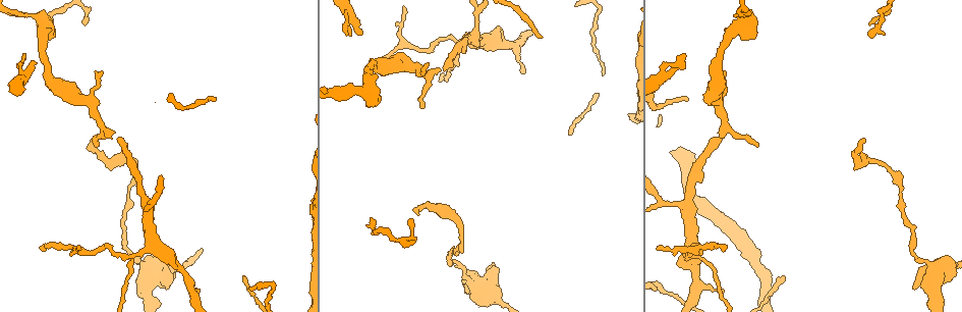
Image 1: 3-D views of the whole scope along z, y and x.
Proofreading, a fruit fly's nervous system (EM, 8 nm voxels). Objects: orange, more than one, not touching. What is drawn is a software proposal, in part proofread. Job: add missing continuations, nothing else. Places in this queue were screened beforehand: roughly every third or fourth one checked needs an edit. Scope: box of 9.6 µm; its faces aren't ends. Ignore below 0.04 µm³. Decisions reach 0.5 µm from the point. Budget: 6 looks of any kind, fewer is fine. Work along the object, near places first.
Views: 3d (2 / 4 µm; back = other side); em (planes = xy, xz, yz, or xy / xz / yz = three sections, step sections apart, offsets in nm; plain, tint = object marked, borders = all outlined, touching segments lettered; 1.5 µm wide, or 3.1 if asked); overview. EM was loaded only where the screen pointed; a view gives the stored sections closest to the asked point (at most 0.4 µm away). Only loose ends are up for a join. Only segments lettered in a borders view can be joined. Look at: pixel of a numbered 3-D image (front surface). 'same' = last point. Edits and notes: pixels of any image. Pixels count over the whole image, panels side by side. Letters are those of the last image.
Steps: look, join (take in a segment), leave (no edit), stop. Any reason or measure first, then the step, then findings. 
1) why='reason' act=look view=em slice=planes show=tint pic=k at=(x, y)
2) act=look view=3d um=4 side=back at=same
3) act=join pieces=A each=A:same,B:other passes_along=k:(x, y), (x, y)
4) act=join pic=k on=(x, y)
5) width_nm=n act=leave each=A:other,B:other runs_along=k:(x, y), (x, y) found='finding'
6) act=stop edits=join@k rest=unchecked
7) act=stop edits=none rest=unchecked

why='free end' act=look view=em slice=planes show=borders pic=1 at=(914, 288)

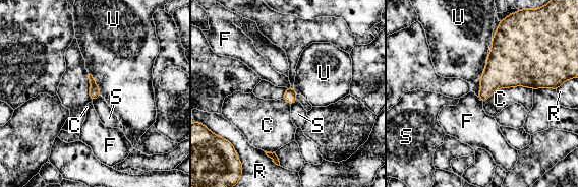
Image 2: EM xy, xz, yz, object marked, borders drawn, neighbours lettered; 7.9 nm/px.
act=leave each=C:other,F:other,R:other,S:other,U:other border=2:(101, 96), (93, 102) found='none of them fits'

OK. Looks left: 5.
act=look view=3d um=2 pic=1 at=(865, 141)

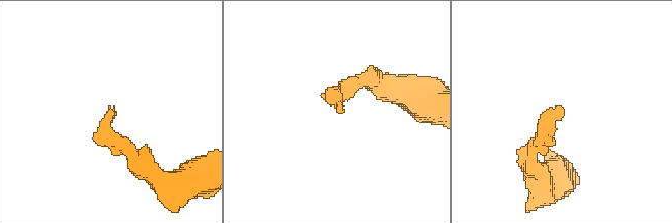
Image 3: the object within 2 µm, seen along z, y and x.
act=look view=em slice=planes show=borders pic=3 at=(562, 111)

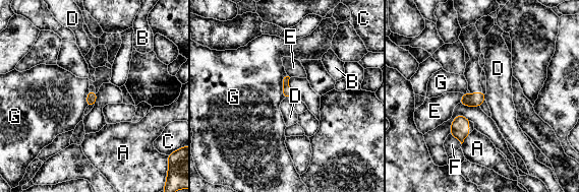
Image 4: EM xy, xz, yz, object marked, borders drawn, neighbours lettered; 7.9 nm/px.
act=leave each=A:other,B:other,C:other,D:other,E:other,F:other,G:other found='no lettered segment goes on from it'

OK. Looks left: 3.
act=look view=em slice=xy step=4 show=borders pic=1 at=(724, 247)

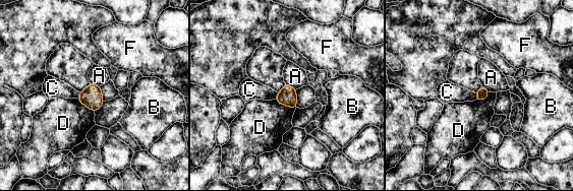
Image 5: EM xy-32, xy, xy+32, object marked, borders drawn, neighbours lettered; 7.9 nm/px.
act=leave each=A:other,B:other,C:other,D:other,F:other border=5:(274, 100), (295, 109) found='no lettered segment goes on from it'

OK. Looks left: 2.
act=stop edits=none rest=unchecked

